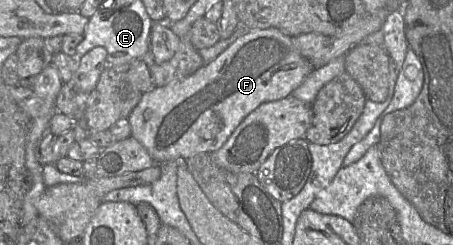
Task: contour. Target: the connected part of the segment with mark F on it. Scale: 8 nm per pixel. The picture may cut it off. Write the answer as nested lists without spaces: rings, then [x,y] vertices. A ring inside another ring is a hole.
[[[270,27],[266,29],[246,30],[238,36],[222,53],[215,59],[206,62],[202,67],[190,76],[161,87],[154,87],[143,95],[140,102],[127,117],[131,126],[131,136],[137,139],[148,151],[156,164],[163,164],[169,161],[185,161],[186,159],[200,153],[212,153],[220,149],[231,133],[241,121],[261,104],[283,99],[290,96],[298,88],[306,77],[314,70],[311,61],[302,56],[293,45],[293,37],[281,32],[279,29]]]

